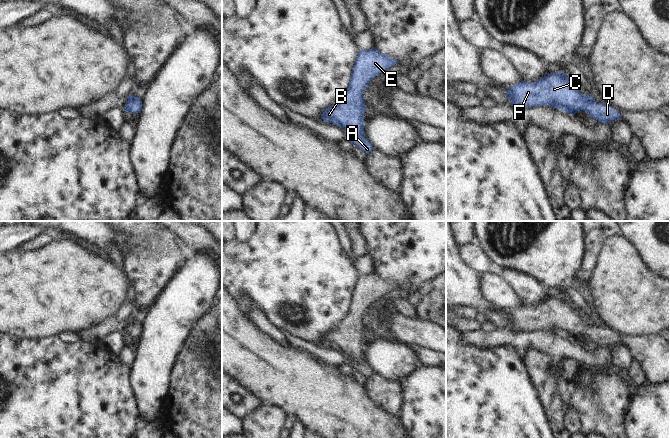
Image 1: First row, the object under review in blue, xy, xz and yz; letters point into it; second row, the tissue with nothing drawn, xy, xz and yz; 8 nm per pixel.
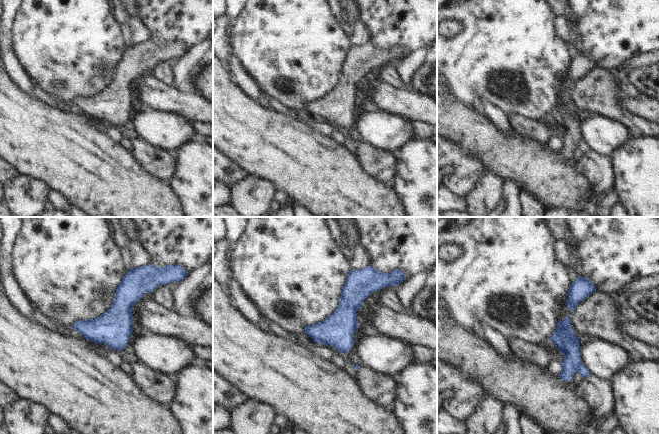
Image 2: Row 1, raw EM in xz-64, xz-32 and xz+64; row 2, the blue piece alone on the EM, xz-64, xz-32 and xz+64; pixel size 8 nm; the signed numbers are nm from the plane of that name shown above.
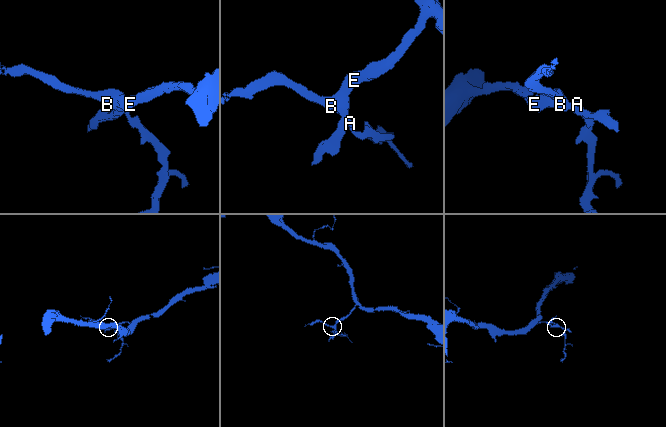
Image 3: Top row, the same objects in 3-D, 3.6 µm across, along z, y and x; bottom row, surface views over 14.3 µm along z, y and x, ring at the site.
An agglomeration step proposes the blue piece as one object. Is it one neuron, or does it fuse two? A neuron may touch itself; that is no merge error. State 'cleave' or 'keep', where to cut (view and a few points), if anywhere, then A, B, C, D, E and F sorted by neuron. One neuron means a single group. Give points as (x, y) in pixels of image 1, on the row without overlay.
cleave; cut in xz along (352, 360), (364, 361); A / B C D E F

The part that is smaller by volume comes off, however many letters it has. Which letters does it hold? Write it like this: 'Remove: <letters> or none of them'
Remove: A

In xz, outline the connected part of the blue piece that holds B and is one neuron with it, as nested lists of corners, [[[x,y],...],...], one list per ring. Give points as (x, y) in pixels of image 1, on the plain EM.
[[[375,272],[360,274],[355,283],[348,312],[332,330],[322,335],[323,345],[344,352],[352,361],[364,362],[366,329],[363,316],[373,302],[396,287],[396,283],[381,278]]]

